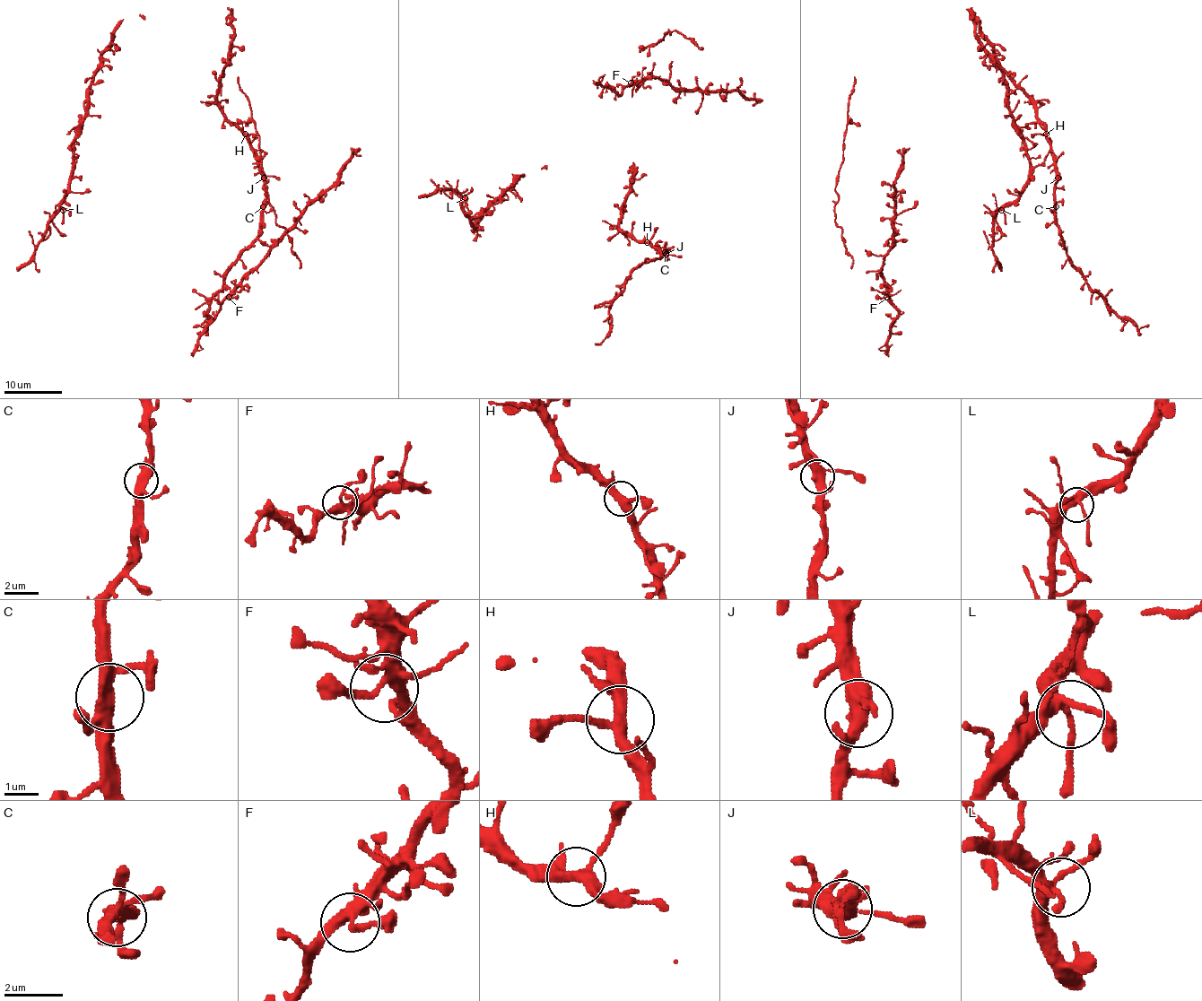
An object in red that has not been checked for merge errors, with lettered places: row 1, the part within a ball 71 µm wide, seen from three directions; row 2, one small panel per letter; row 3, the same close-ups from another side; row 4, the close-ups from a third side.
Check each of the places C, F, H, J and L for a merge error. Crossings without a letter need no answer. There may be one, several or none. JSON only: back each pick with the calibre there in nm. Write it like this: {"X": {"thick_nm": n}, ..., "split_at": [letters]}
{"split_at": []}

